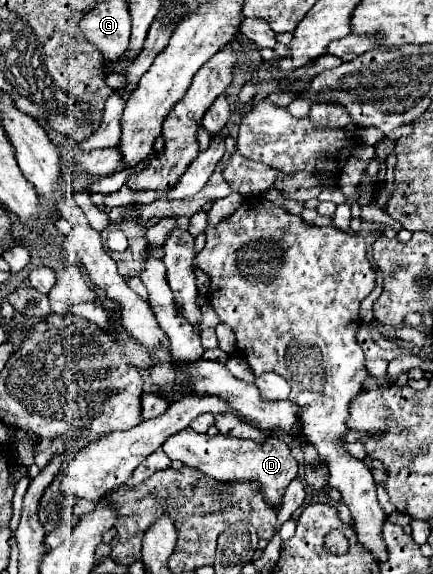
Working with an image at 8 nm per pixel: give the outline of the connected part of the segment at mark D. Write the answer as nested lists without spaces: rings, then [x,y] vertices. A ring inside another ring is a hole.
[[[187,427],[187,429],[171,435],[161,445],[161,449],[169,459],[177,459],[183,465],[195,467],[209,477],[215,477],[215,479],[221,479],[221,481],[235,481],[237,479],[237,481],[259,483],[267,503],[273,509],[279,509],[285,487],[291,483],[291,479],[297,477],[297,469],[299,469],[297,459],[291,455],[289,447],[277,437],[269,437],[267,443],[261,445],[261,443],[255,443],[255,441],[249,441],[249,439],[243,441],[243,439],[235,439],[235,437],[225,437],[221,433],[215,435],[215,437],[209,437],[209,435],[195,433]]]

